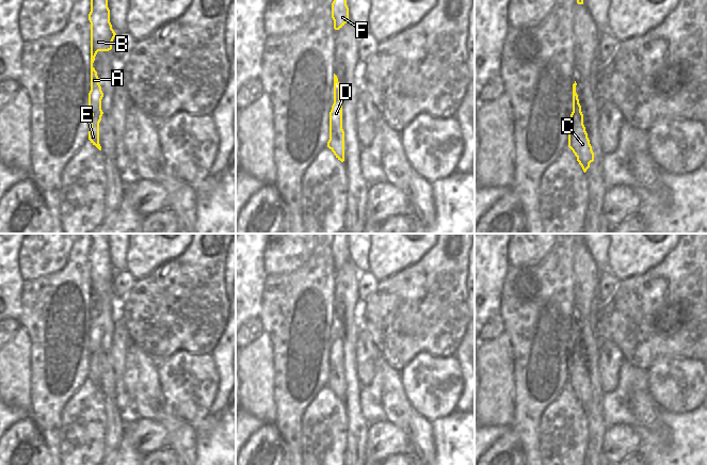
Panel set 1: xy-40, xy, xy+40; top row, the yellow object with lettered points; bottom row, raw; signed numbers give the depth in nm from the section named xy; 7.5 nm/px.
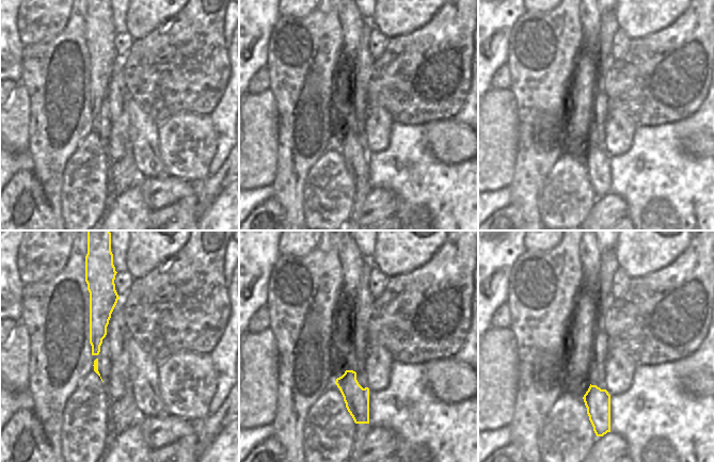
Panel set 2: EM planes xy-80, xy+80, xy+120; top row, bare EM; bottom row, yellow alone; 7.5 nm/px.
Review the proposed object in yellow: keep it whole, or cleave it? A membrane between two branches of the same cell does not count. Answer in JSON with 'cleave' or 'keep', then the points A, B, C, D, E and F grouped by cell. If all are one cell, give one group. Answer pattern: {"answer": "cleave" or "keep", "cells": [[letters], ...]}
{"answer": "keep", "cells": [["A", "B", "C", "D", "E", "F"]]}

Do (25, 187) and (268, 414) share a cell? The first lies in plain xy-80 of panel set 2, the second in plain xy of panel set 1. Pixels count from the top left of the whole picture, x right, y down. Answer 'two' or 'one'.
two

